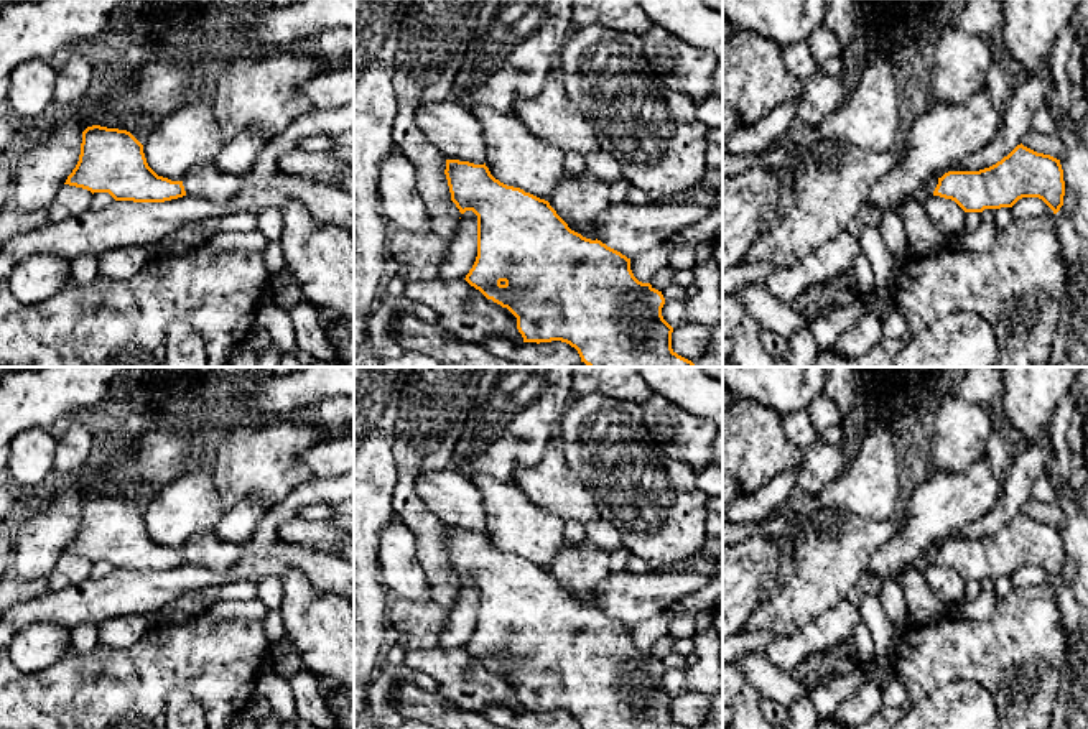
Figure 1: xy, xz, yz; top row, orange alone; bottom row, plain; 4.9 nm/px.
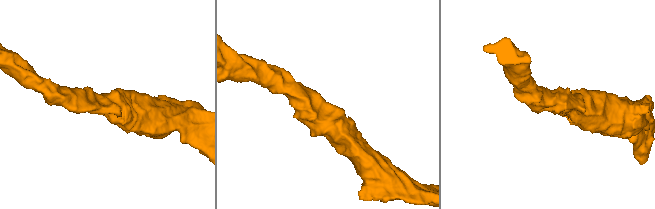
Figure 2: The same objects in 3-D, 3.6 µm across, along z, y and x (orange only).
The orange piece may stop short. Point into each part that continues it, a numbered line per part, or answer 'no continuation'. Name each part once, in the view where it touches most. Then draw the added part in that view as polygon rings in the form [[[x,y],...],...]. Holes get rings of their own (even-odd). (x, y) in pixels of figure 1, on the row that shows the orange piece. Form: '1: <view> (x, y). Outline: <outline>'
no continuation

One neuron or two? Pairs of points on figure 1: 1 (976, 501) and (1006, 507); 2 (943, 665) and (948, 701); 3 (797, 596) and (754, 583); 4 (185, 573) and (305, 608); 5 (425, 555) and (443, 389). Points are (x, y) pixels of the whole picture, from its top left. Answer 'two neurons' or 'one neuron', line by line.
1: two neurons
2: two neurons
3: two neurons
4: two neurons
5: one neuron

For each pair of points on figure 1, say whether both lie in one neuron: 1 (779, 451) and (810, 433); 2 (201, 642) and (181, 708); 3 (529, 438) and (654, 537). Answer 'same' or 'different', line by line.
1: different
2: different
3: different

